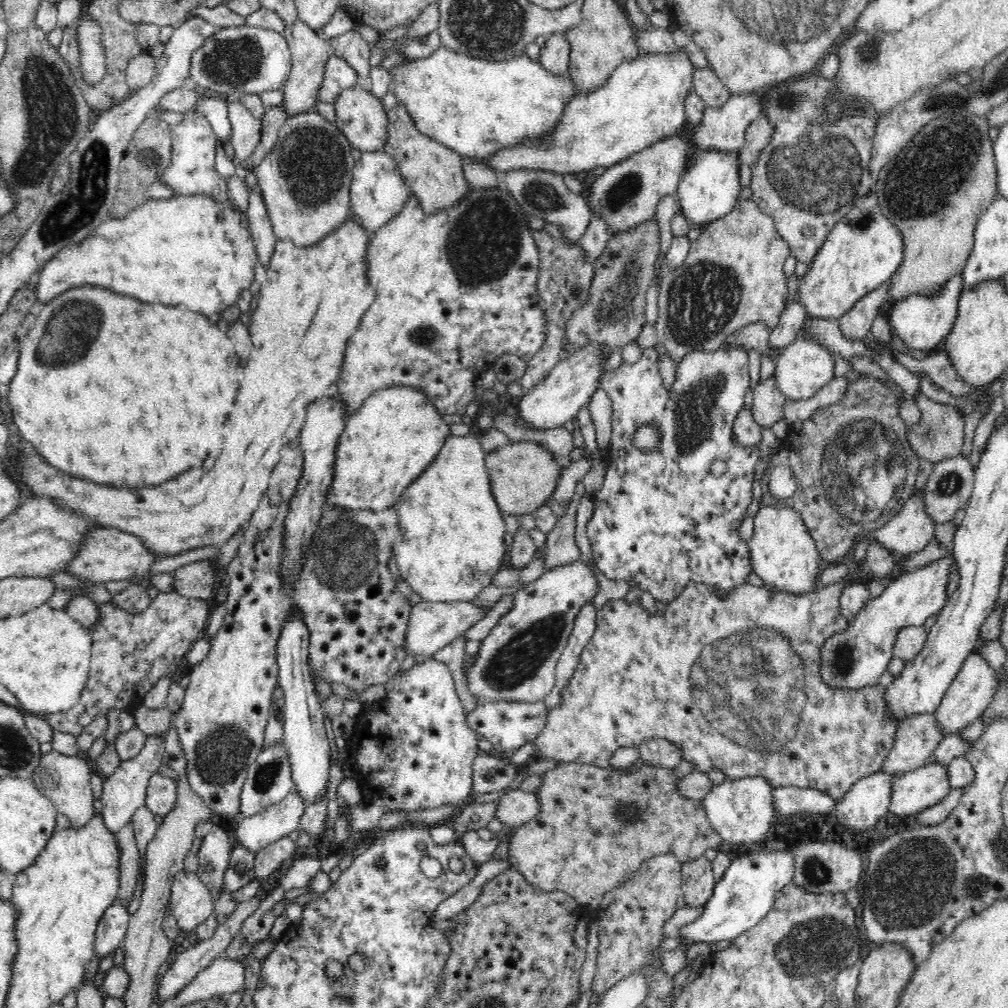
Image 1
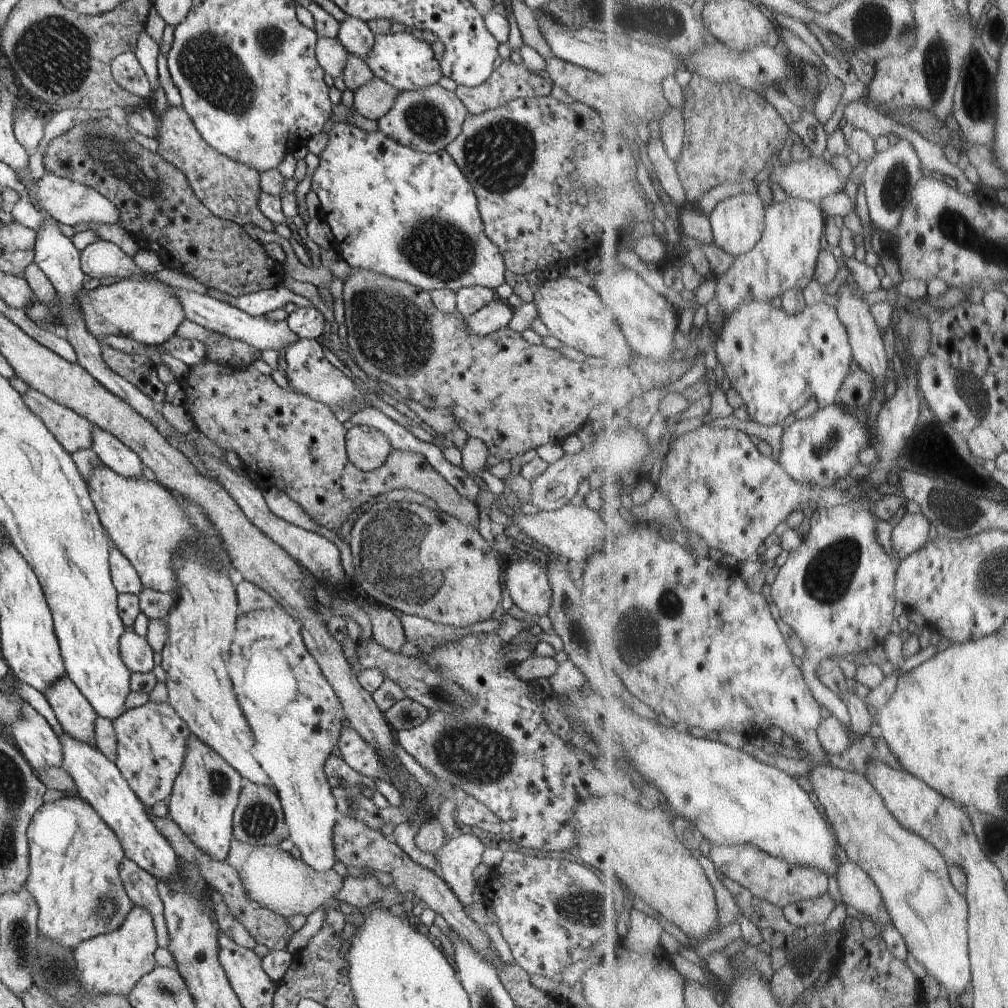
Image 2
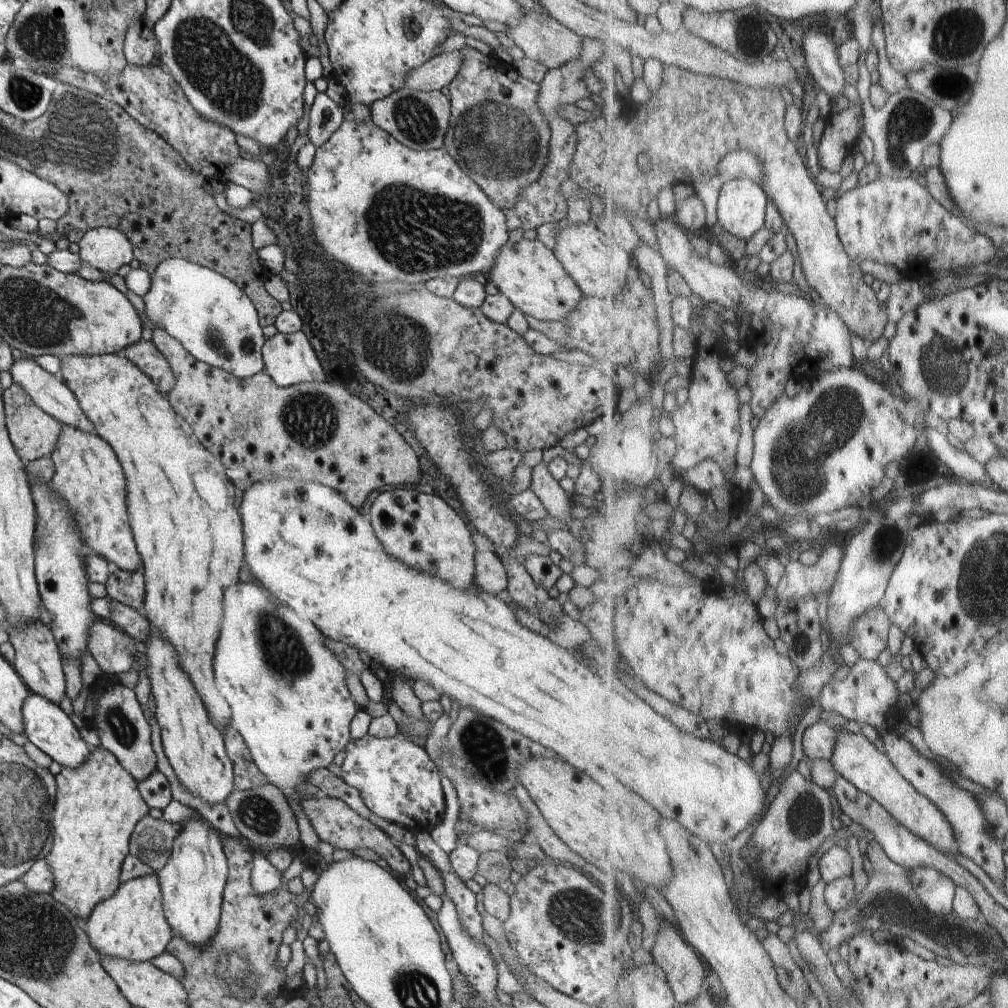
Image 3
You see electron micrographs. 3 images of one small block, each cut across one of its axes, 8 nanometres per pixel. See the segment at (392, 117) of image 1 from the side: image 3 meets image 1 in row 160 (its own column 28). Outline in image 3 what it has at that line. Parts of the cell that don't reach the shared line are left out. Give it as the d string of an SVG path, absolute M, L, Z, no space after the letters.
M12 383L9 388L3 391L3 403L5 406L5 423L10 440L24 464L36 460L36 458L50 455L56 446L62 424L46 414L39 406L36 406L26 391L16 383Z

